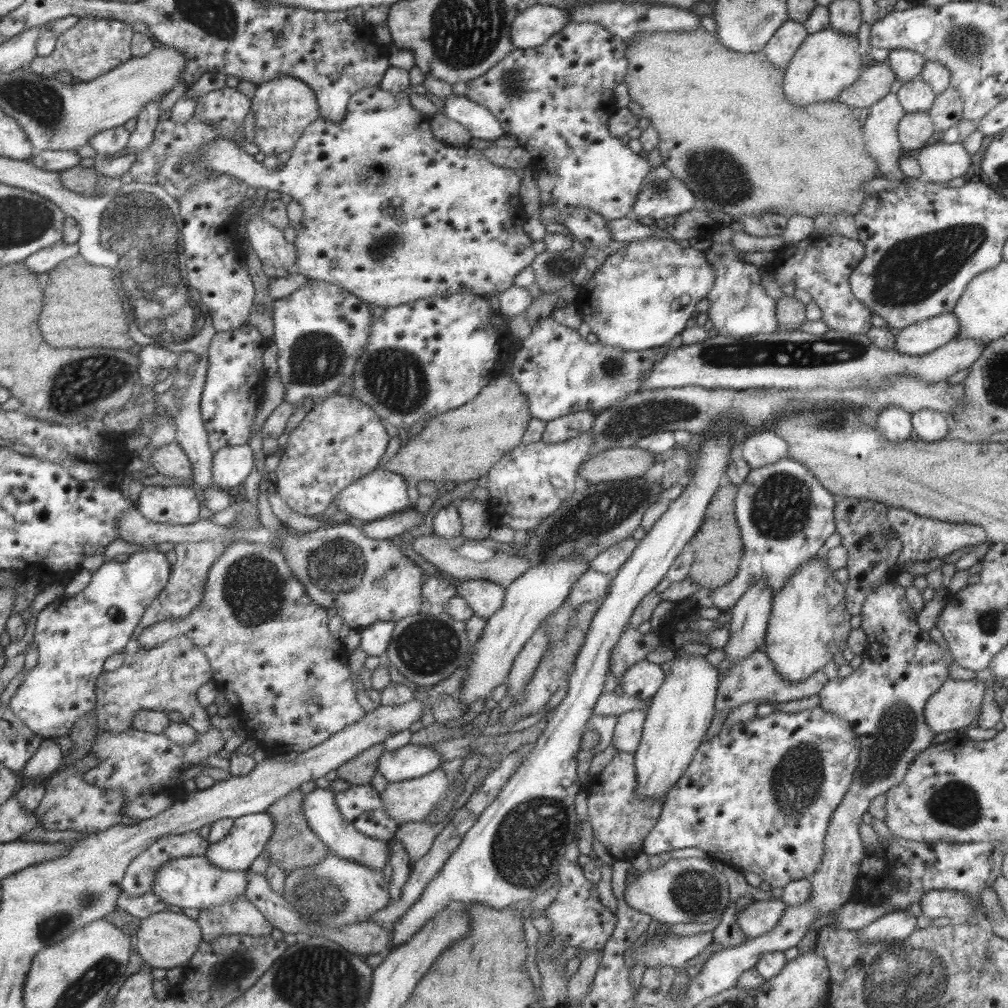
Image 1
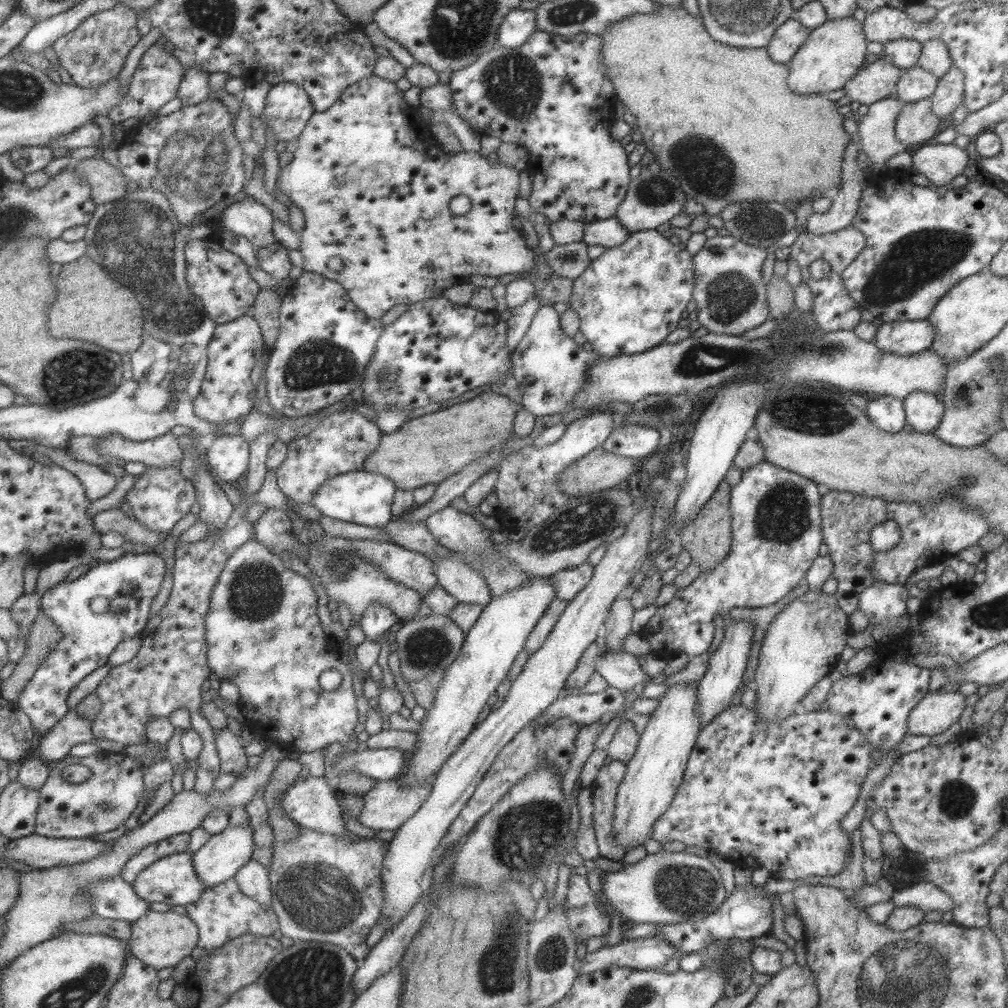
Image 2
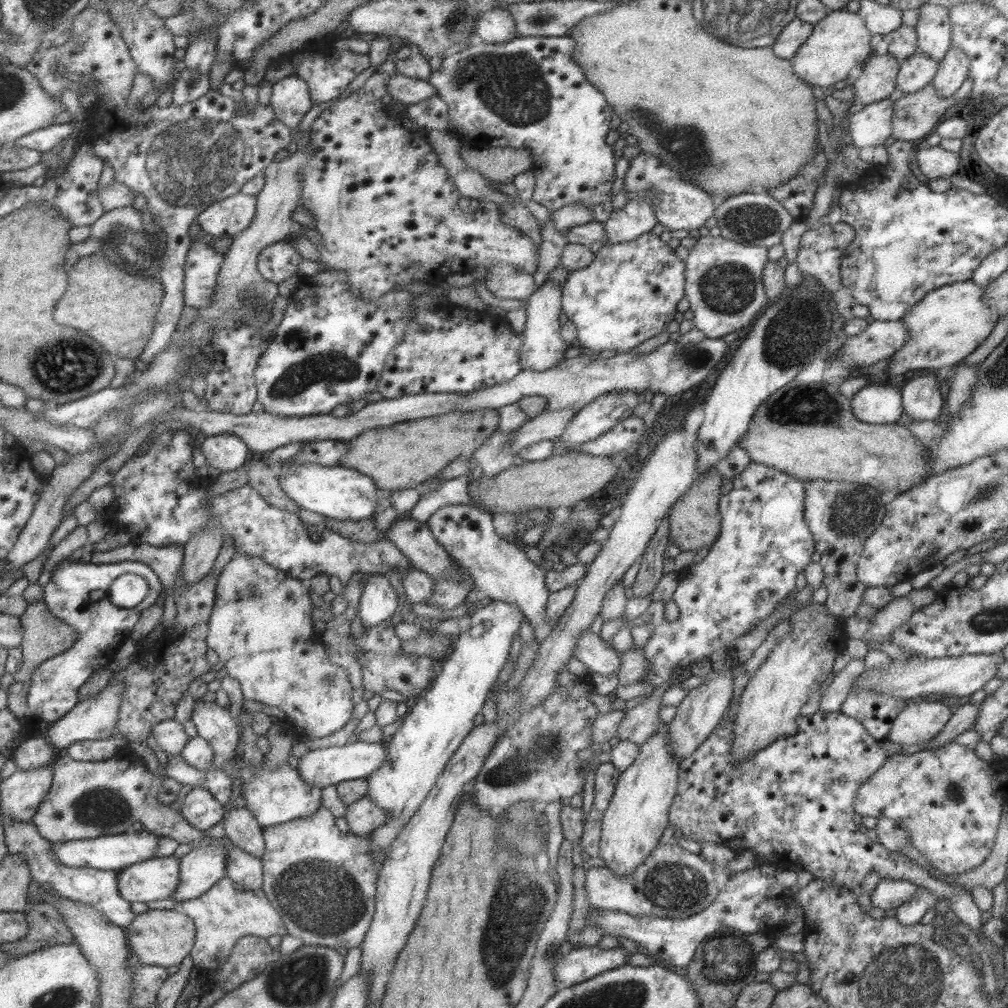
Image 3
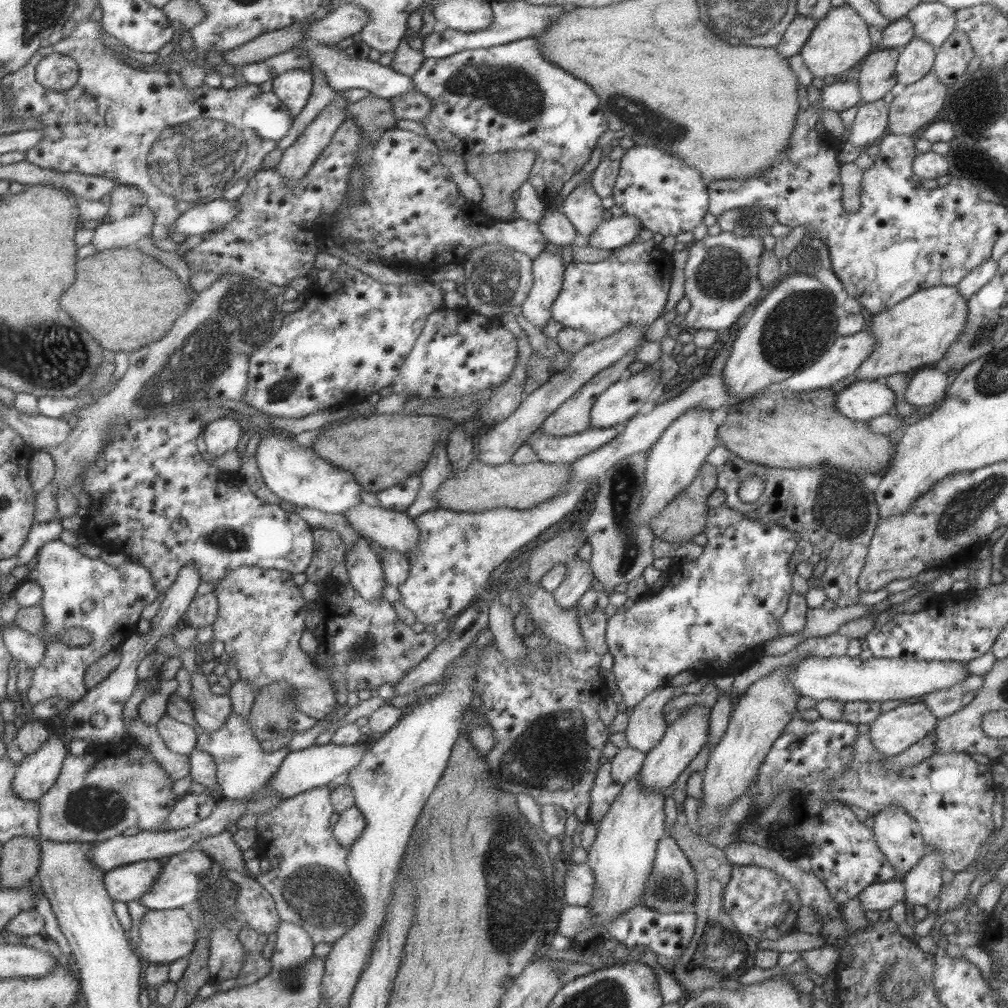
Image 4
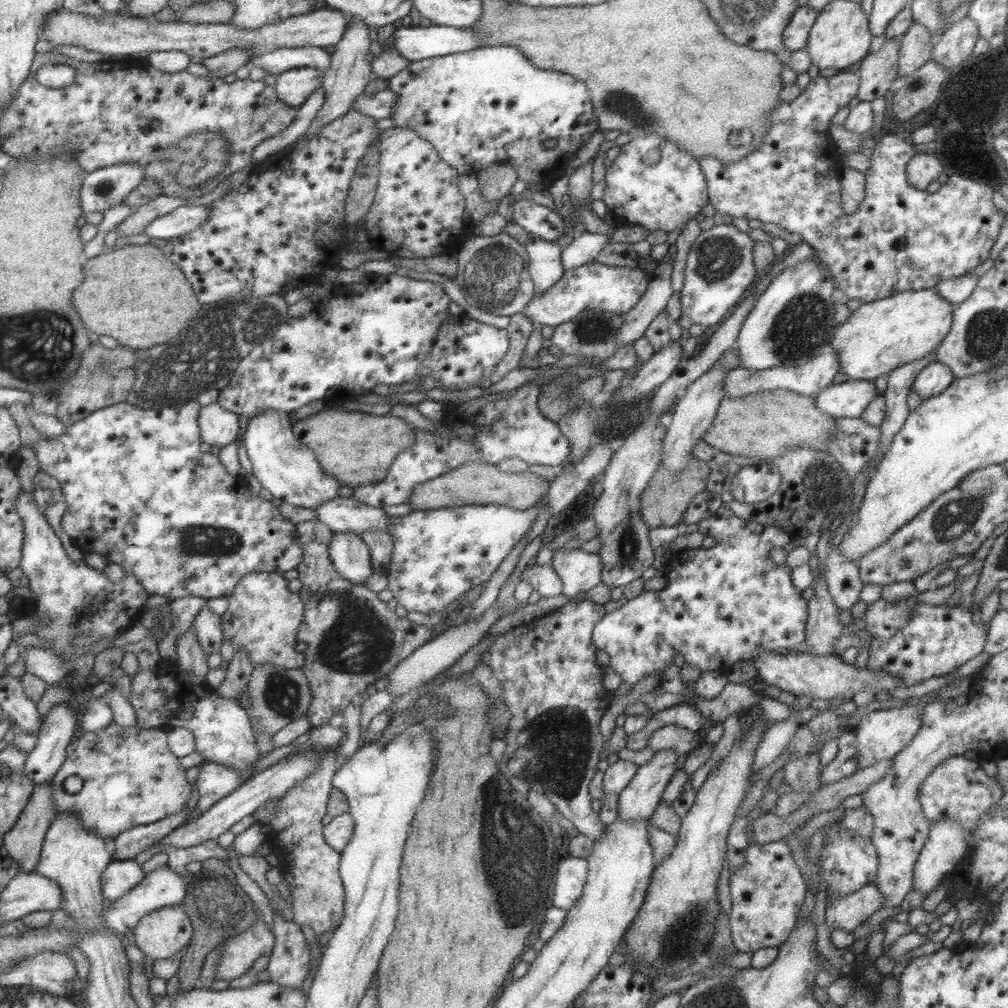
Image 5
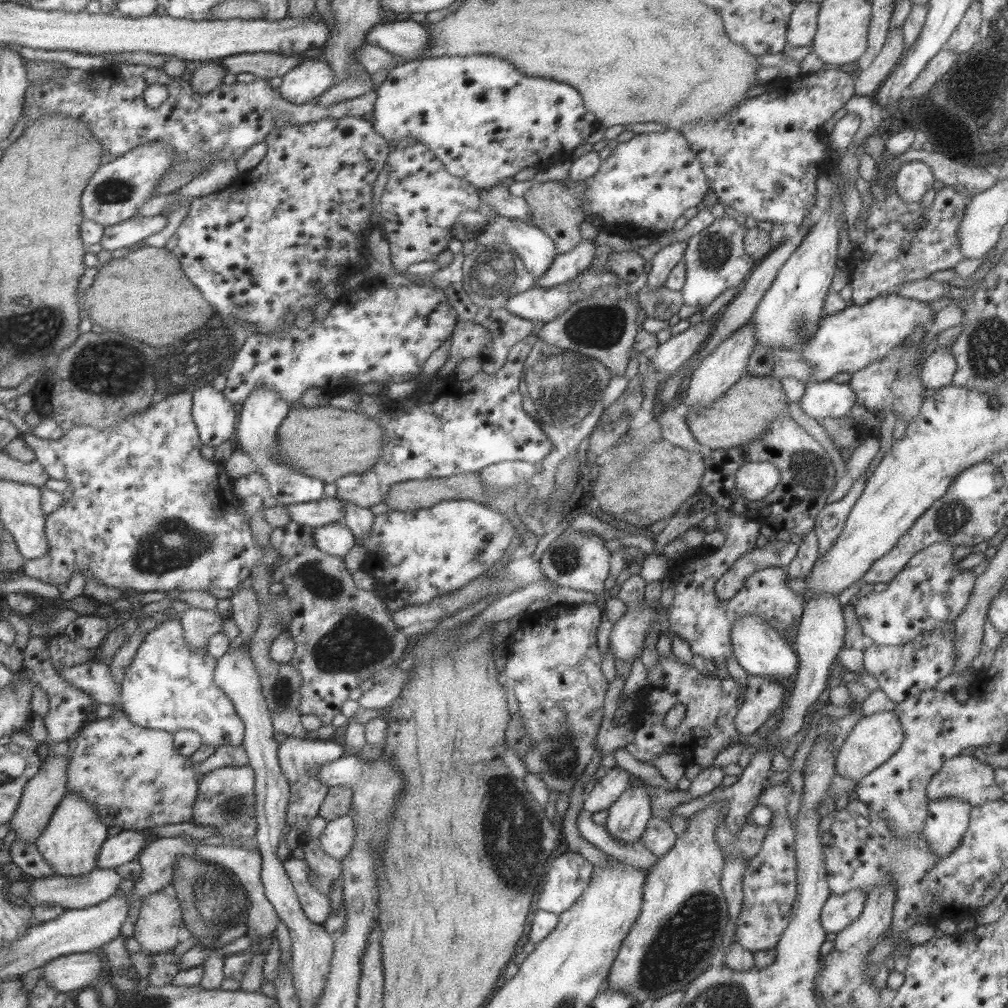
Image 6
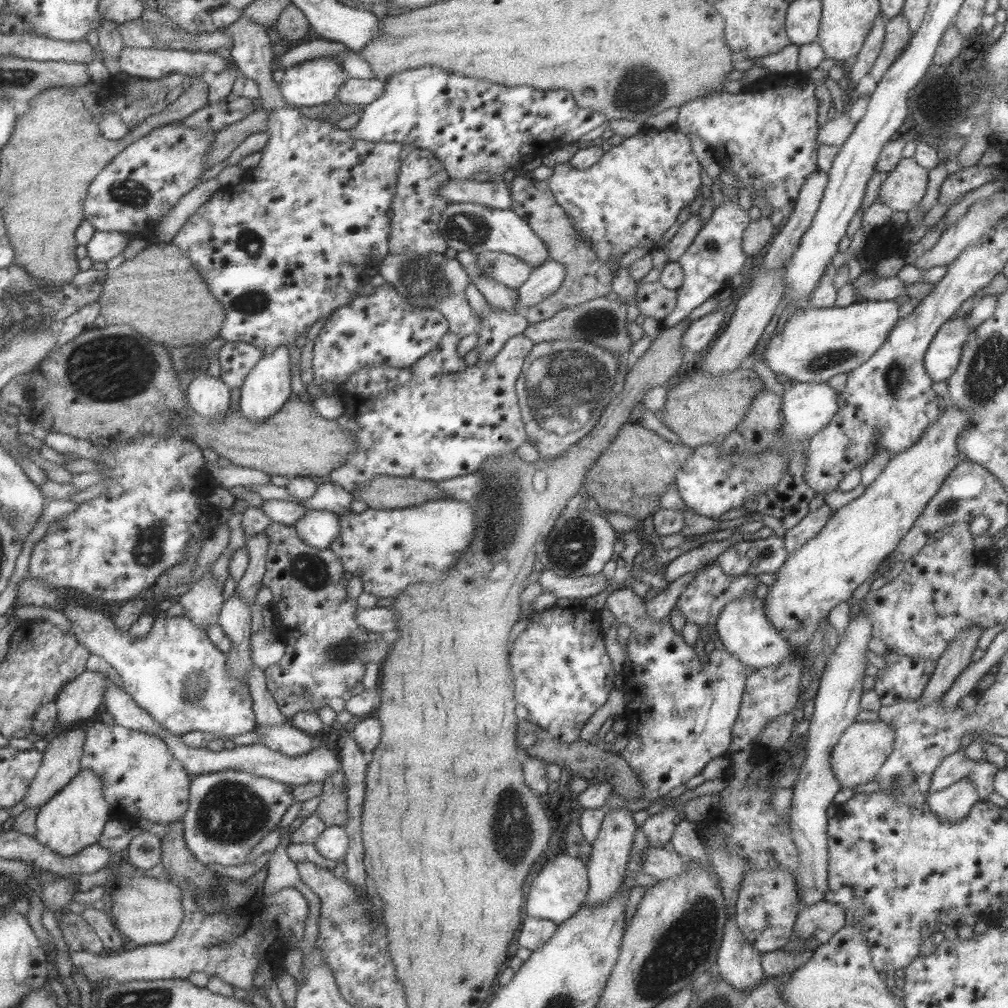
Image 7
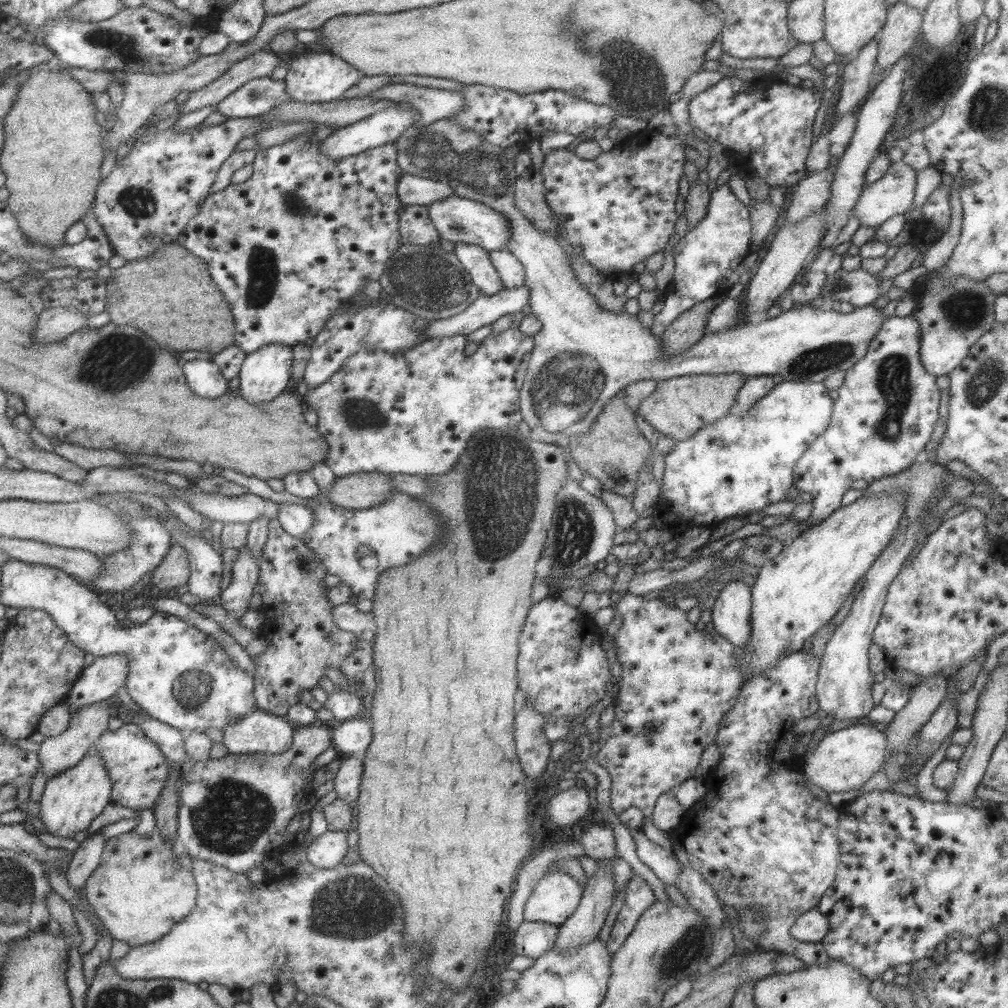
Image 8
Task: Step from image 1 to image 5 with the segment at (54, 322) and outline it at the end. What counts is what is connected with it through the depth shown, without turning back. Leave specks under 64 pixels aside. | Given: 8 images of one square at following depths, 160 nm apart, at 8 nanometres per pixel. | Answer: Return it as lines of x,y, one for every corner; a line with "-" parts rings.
149,243
105,250
88,259
82,271
82,283
71,296
75,310
91,332
111,336
123,346
149,348
167,342
202,306
181,269

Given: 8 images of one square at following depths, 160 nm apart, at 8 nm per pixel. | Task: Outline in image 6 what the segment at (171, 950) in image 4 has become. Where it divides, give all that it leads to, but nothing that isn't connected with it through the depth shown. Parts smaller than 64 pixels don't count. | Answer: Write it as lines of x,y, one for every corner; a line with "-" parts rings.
159,890
140,899
132,937
140,944
142,952
155,954
173,949
178,943
177,932
183,927
177,897
166,890

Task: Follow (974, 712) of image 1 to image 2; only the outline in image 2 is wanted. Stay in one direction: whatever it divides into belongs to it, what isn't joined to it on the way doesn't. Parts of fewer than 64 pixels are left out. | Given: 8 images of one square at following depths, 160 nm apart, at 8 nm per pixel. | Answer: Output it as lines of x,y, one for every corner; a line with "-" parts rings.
954,685
940,691
927,692
908,712
906,733
935,736
958,720
965,705
964,696
957,692

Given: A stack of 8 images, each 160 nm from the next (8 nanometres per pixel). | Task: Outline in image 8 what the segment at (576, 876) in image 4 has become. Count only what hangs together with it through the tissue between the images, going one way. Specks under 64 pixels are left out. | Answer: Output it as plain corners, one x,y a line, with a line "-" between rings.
551,868
545,872
524,905
523,921
561,925
579,905
582,888
567,874

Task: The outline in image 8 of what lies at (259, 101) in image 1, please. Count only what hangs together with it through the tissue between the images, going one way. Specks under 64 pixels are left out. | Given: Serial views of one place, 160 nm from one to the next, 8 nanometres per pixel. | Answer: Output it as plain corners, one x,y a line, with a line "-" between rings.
305,52
287,60
284,77
286,91
293,101
300,103
320,103
339,99
348,88
351,88
362,74
331,53

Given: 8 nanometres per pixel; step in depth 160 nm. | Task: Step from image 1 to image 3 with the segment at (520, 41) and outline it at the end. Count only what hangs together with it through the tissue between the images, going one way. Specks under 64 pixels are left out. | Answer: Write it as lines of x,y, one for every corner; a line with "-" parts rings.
493,7
477,18
475,32
483,43
493,44
511,40
515,32
515,23
505,9

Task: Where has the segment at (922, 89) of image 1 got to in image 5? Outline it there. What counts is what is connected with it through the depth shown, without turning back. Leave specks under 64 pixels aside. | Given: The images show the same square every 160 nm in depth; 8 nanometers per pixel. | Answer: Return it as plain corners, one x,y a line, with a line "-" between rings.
912,21
903,36
899,38
898,76
910,75
927,59
931,59
932,48
935,44
927,28
919,22

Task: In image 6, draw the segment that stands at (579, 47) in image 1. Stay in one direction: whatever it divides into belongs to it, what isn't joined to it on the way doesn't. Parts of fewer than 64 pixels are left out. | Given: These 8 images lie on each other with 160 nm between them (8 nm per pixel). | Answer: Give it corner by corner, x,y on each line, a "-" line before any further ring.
473,54
399,61
375,91
372,125
377,134
387,141
414,138
425,144
451,176
478,189
515,176
522,168
541,170
570,159
573,148
585,143
598,126
594,114
584,109
581,95
572,86
544,76
525,77
496,56

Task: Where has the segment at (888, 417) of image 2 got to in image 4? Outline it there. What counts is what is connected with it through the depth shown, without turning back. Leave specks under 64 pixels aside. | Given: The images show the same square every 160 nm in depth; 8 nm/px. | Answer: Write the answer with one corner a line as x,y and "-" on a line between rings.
859,380
837,392
835,409
845,418
866,423
877,416
887,415
895,406
895,393
881,380

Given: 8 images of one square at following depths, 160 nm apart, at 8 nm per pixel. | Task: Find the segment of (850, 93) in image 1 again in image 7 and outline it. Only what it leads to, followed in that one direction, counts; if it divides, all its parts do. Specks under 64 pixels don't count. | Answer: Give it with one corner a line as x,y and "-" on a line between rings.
901,13
886,21
884,43
881,45
879,54
868,72
868,75
874,81
881,80
889,65
903,52
911,36
909,26
907,26
906,20

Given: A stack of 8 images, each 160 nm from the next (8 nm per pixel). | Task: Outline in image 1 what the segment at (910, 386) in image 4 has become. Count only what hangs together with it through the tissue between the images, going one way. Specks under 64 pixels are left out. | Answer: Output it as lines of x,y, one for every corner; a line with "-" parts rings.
923,408
910,414
912,432
919,441
939,442
948,437
948,428
943,414

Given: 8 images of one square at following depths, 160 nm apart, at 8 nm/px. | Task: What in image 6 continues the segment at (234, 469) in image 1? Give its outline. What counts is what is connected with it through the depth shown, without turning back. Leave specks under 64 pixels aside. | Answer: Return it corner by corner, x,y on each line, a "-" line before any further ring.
210,384
193,392
191,415
201,445
215,449
229,441
237,422
233,406
229,400
225,400
222,392
217,392

